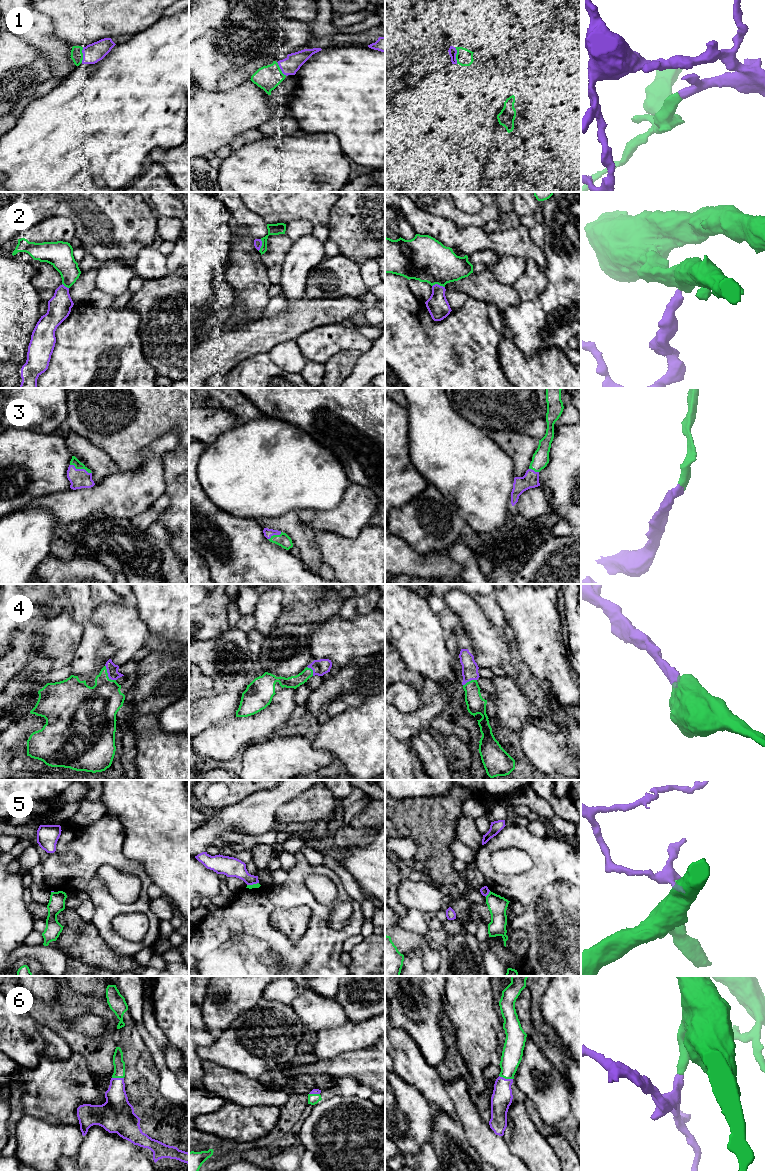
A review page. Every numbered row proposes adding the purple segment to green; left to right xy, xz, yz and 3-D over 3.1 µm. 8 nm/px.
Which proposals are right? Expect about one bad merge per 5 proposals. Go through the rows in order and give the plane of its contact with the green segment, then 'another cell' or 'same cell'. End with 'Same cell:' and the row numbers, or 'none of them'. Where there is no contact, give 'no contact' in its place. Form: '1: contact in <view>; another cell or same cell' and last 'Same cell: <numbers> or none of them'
1: contact in yz; same cell
2: contact in yz; same cell
3: contact in xy; same cell
4: contact in xy; same cell
5: contact in yz; another cell
6: contact in yz; same cell
Same cell: 1, 2, 3, 4, 6

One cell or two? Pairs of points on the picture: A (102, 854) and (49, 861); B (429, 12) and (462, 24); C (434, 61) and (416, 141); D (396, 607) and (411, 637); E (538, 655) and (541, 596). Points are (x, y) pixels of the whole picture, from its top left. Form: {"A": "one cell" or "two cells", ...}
{"A": "one cell", "B": "two cells", "C": "two cells", "D": "one cell", "E": "one cell"}

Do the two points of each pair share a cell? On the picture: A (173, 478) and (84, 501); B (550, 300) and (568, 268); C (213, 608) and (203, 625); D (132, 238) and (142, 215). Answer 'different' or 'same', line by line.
A: different
B: same
C: same
D: same

